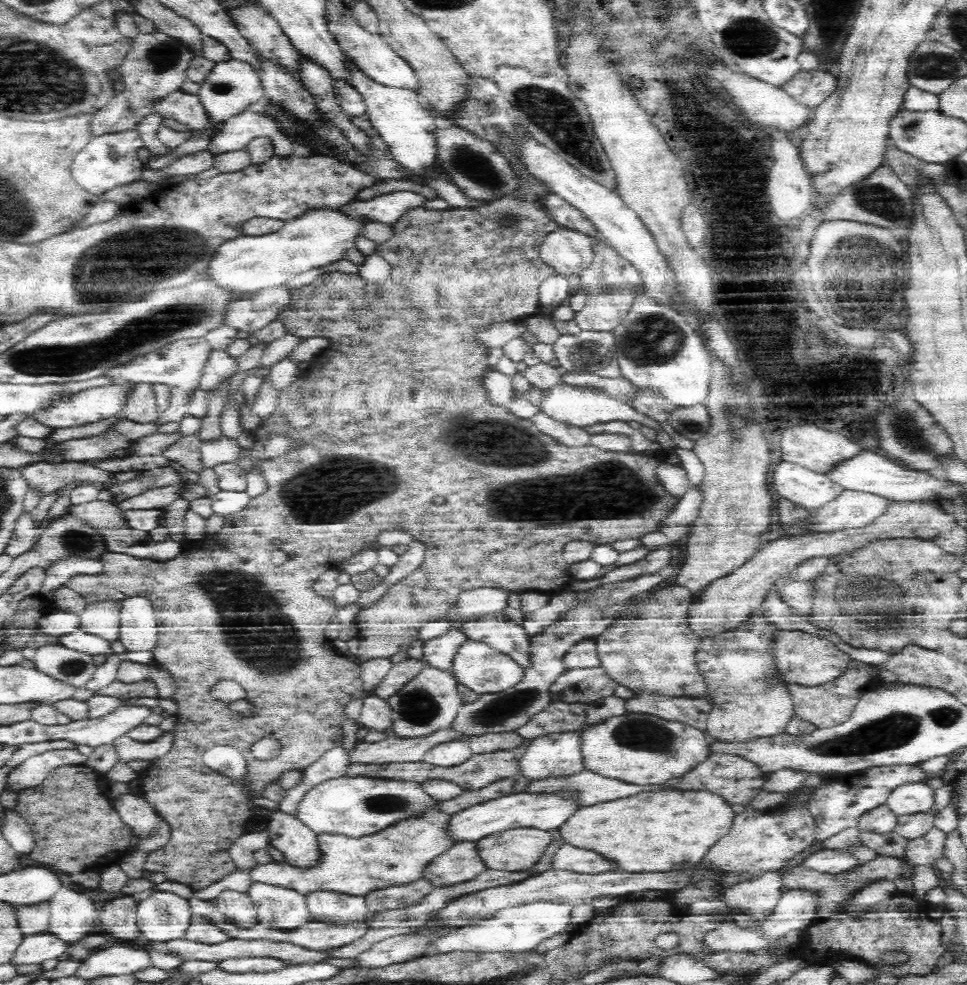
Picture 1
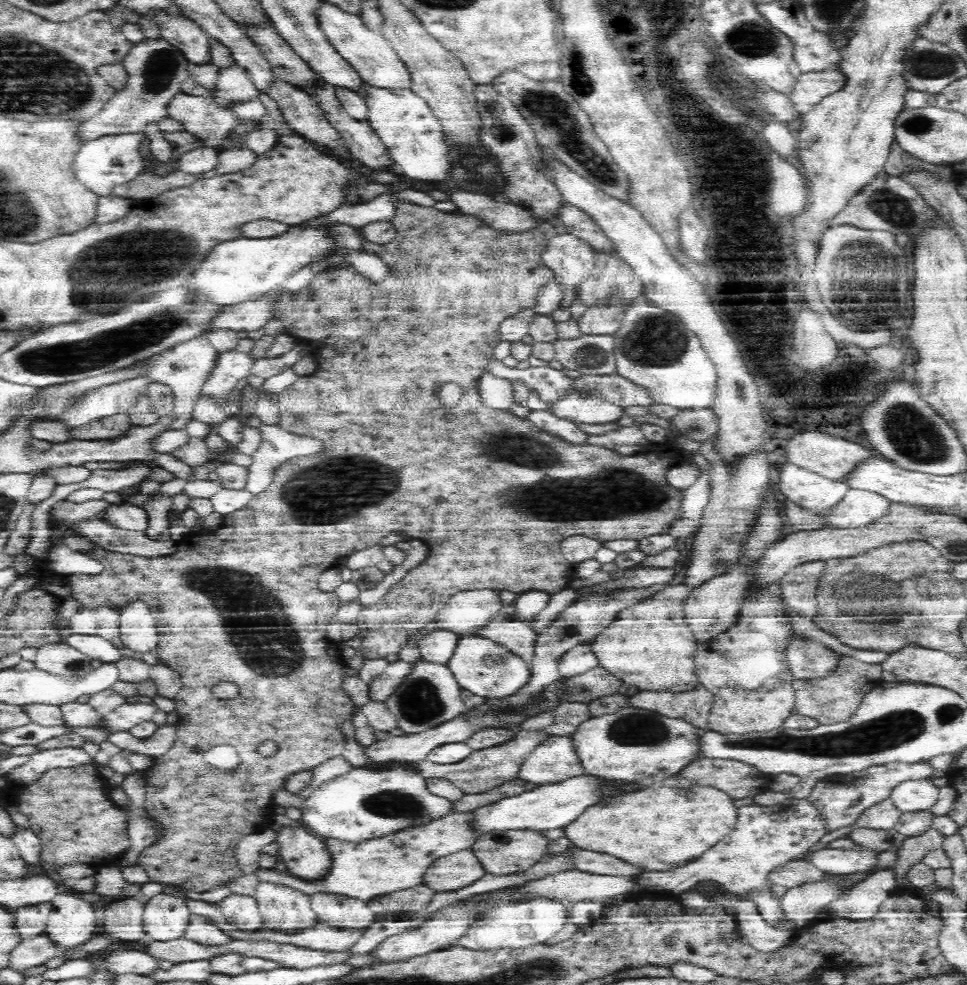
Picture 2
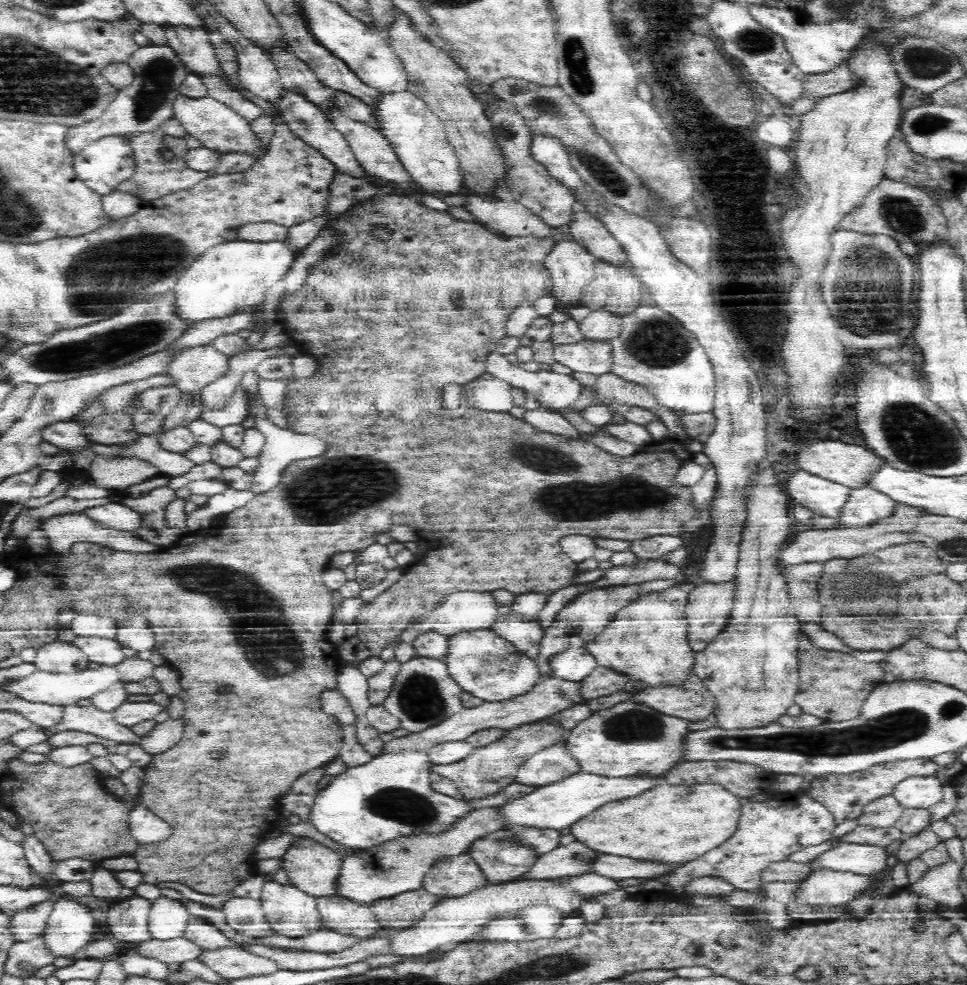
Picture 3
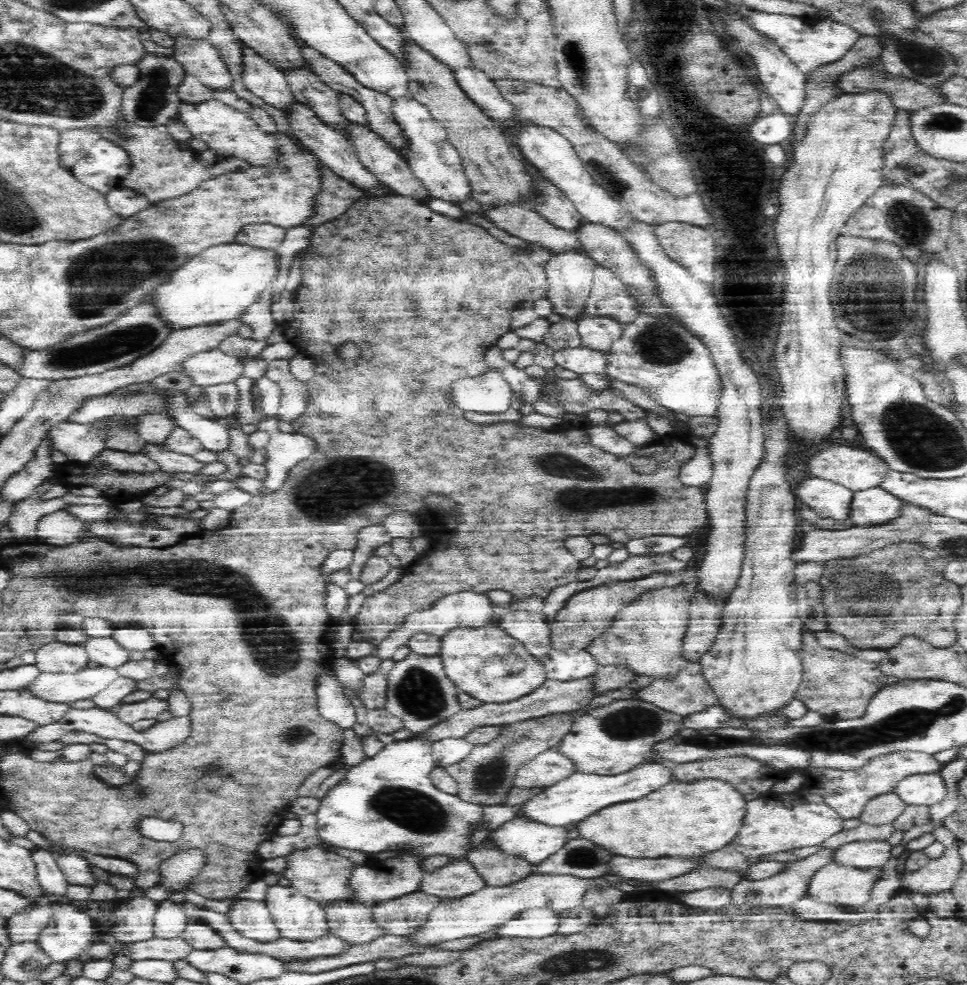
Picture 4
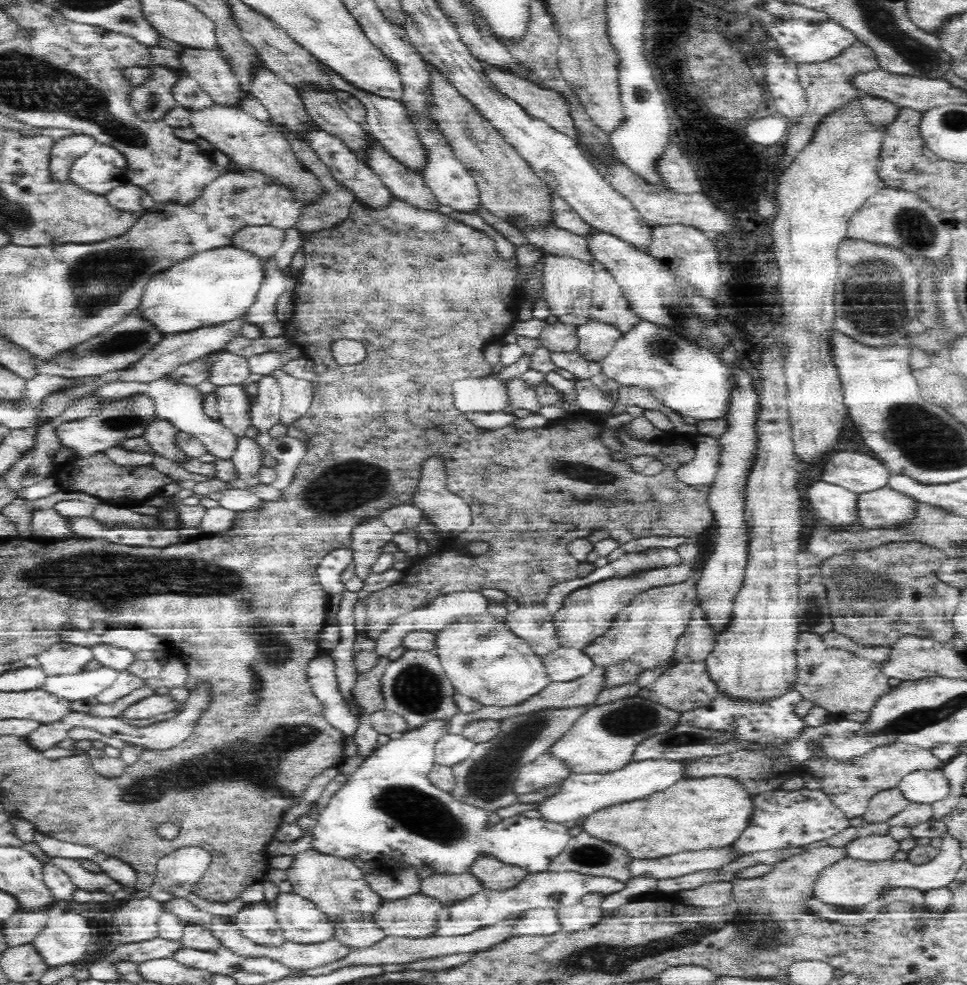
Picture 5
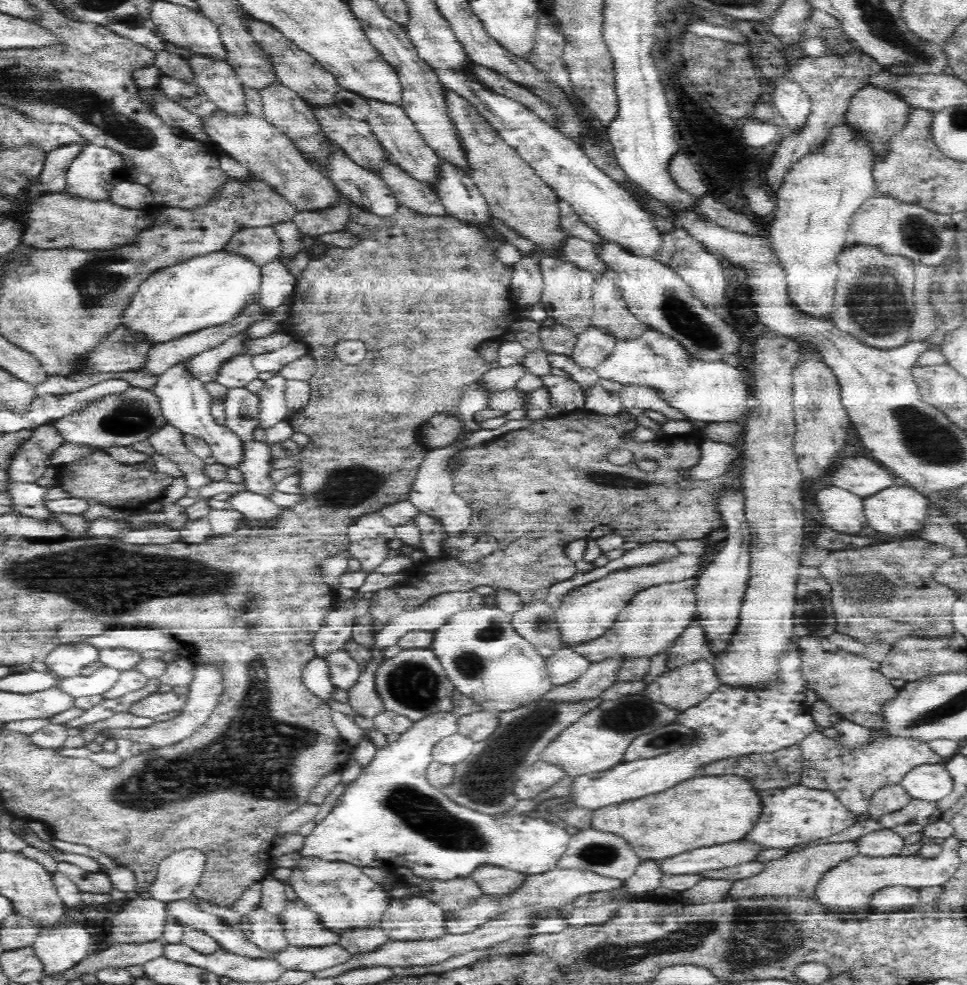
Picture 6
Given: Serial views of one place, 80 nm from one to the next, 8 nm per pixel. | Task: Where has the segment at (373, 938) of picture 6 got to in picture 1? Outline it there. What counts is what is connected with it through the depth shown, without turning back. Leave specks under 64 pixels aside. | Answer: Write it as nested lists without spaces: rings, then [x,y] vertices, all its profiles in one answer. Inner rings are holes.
[[[317,891],[307,895],[307,902],[313,920],[330,926],[367,924],[373,916],[365,898],[360,896]]]

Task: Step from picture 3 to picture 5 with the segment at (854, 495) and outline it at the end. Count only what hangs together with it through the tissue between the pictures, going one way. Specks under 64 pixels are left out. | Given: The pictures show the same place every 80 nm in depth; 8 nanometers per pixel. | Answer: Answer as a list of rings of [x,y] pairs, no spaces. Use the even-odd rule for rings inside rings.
[[[885,486],[859,495],[860,523],[866,530],[901,529],[917,518],[921,504],[915,496]]]

